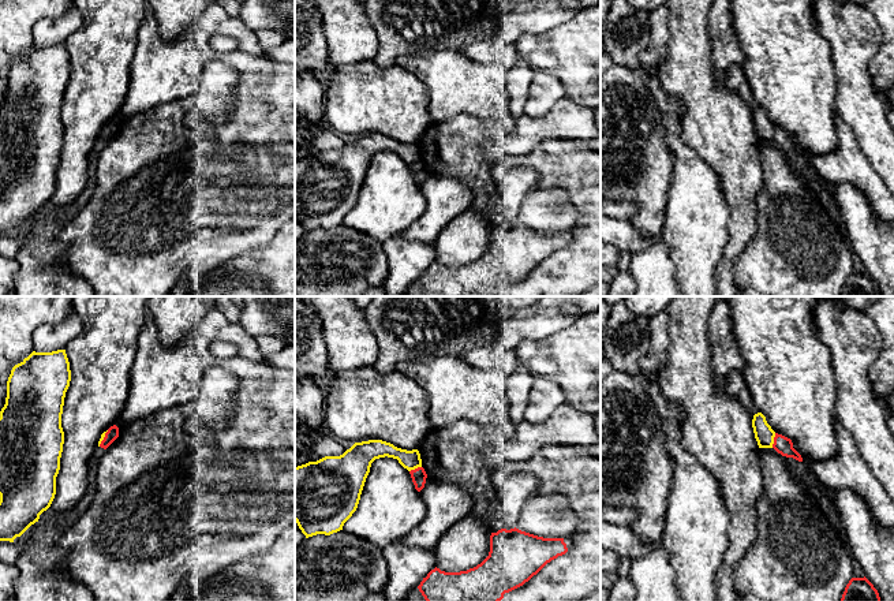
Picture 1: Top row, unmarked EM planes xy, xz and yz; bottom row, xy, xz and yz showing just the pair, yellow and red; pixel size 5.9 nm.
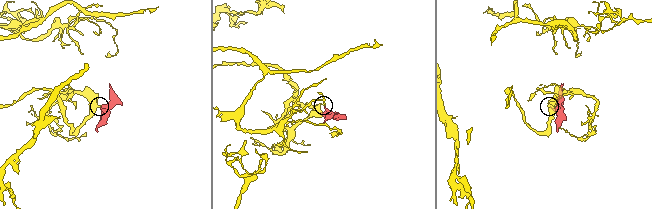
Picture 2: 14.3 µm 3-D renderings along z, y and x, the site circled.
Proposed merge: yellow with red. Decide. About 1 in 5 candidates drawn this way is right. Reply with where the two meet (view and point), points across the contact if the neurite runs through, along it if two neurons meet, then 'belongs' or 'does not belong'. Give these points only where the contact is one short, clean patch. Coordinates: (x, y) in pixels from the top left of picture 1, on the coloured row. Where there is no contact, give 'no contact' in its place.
yz (773, 440) | along yz (775, 433), (771, 447) | does not belong

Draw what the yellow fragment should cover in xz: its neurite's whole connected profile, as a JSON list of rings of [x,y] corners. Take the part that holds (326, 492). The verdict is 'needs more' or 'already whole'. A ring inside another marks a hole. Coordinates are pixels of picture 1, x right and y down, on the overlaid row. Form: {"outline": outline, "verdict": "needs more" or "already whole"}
{"outline": [[[382,440],[355,443],[340,456],[325,456],[295,467],[295,522],[306,538],[343,530],[344,523],[358,508],[371,463],[385,456],[397,459],[408,471],[422,467],[418,449],[401,449]]], "verdict": "already whole"}

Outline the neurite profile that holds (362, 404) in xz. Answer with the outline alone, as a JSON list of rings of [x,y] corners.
[[[374,366],[337,372],[325,396],[325,423],[336,438],[382,440],[407,451],[418,449],[434,429],[429,411],[426,392],[418,382],[397,370],[384,374]]]

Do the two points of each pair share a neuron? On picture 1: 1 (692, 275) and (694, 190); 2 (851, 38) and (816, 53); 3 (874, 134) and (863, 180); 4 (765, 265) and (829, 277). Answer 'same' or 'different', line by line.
1: same
2: different
3: different
4: same

